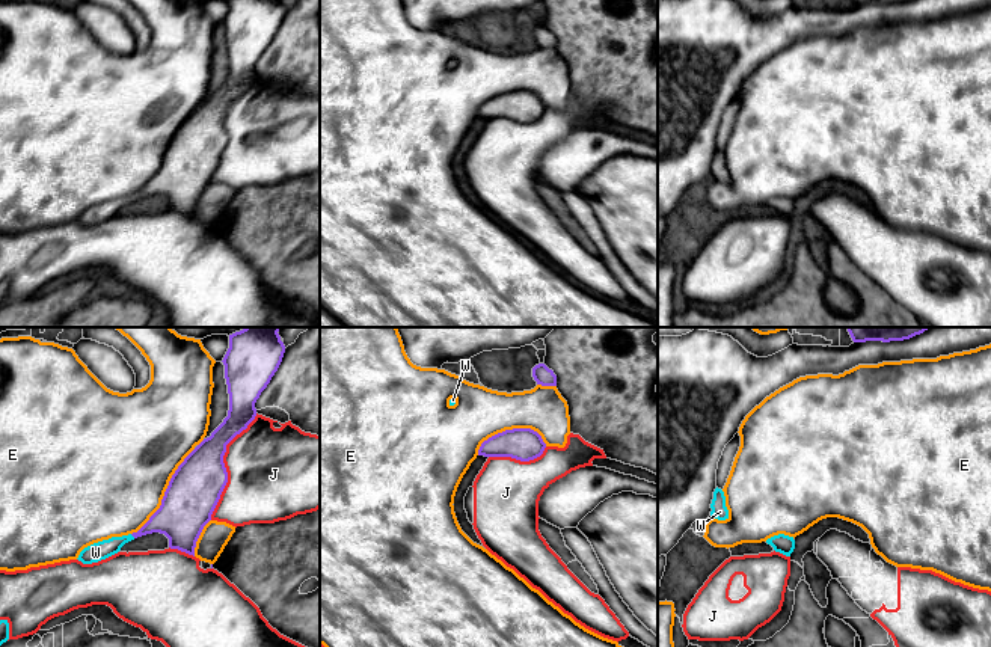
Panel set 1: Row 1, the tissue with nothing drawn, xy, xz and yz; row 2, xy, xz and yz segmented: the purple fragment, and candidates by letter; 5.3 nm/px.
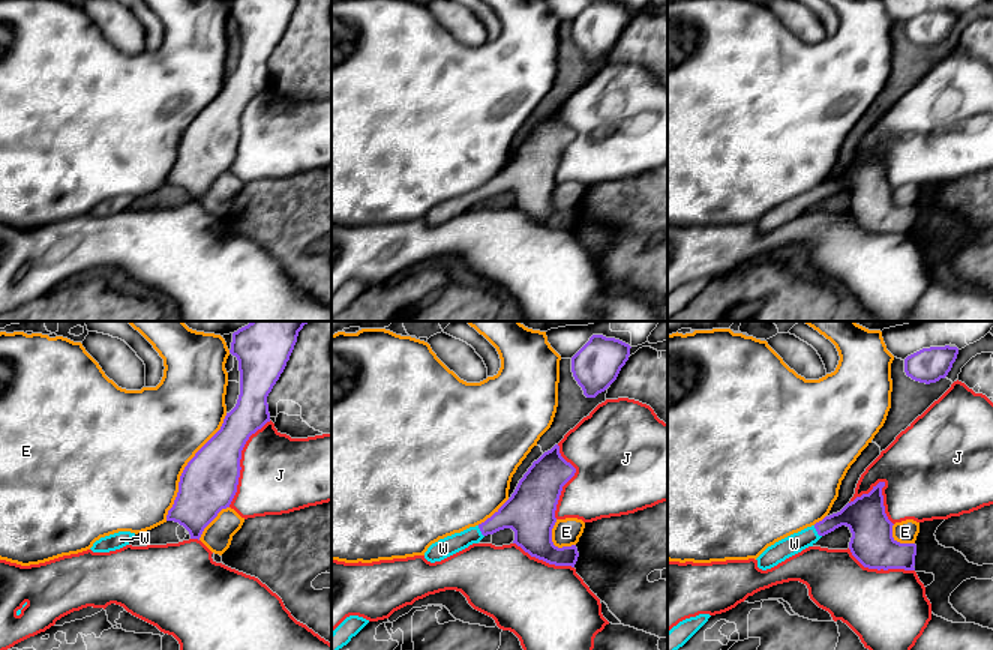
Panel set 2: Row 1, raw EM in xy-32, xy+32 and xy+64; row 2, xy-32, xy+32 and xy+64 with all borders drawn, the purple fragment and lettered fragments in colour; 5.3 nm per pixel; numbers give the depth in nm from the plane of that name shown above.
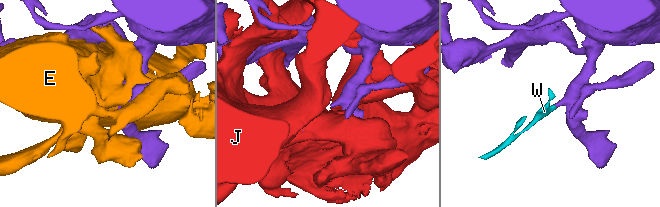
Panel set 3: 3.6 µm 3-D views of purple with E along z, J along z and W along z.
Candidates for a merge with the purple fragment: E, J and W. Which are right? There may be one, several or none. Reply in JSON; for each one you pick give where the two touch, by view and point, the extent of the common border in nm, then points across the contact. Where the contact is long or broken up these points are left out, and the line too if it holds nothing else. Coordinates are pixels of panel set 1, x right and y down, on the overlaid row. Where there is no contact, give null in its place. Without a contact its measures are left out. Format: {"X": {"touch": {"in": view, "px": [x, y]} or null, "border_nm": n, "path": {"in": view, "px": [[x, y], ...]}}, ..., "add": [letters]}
{"W": {"touch": {"in": "xy", "px": [133, 536]}, "border_nm": 40, "path": {"in": "xy", "px": [[177, 519], [157, 522], [133, 536], [95, 552]]}}, "add": ["W"]}

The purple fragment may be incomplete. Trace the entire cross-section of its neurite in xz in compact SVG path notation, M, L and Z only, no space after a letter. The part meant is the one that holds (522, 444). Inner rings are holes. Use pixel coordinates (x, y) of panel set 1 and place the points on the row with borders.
M513 428L484 440L478 449L478 455L511 457L529 461L540 457L545 448L546 443L537 431L531 428Z

